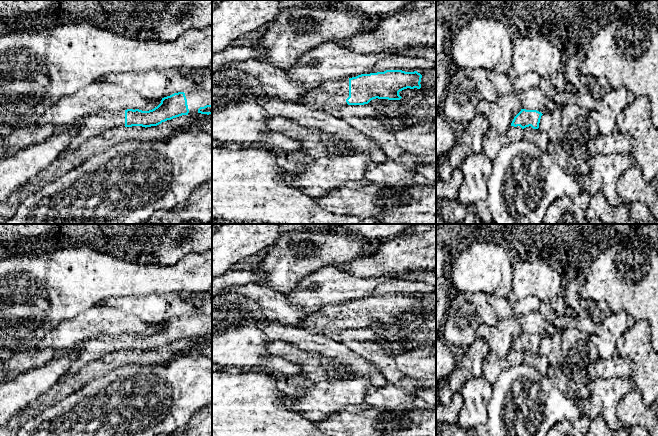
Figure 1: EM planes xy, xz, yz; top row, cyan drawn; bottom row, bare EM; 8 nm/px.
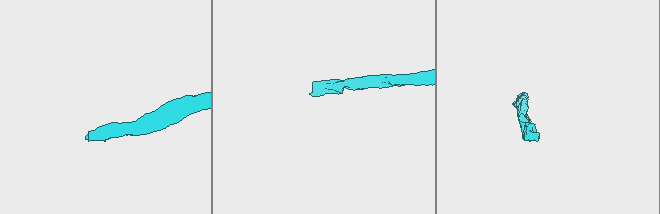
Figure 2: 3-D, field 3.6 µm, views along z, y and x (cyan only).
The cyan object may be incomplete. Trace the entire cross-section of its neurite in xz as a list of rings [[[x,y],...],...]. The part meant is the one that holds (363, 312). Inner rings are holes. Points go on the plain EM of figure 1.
[[[386,294],[361,298],[308,313],[305,323],[312,333],[333,337],[341,331],[368,328],[376,322],[400,324],[400,315],[421,312],[421,302],[417,295]]]

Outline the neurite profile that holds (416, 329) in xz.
[[[404,313],[399,316],[400,324],[390,324],[387,330],[375,331],[376,339],[388,340],[389,334],[399,337],[405,352],[419,345],[436,345],[436,314]]]

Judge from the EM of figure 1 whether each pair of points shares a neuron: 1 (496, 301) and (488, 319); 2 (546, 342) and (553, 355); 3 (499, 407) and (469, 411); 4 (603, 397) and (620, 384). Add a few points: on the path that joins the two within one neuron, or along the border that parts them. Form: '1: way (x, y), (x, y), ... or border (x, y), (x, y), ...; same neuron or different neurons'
1: border (485, 294), (489, 305), (499, 319); different neurons
2: way (549, 345), (552, 352); same neuron
3: border (492, 386), (492, 396), (488, 404), (487, 425); different neurons
4: way (607, 393), (613, 387), (616, 387); same neuron

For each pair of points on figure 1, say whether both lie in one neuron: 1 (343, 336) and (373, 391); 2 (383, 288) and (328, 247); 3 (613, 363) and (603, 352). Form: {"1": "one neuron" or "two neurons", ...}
{"1": "two neurons", "2": "two neurons", "3": "two neurons"}

